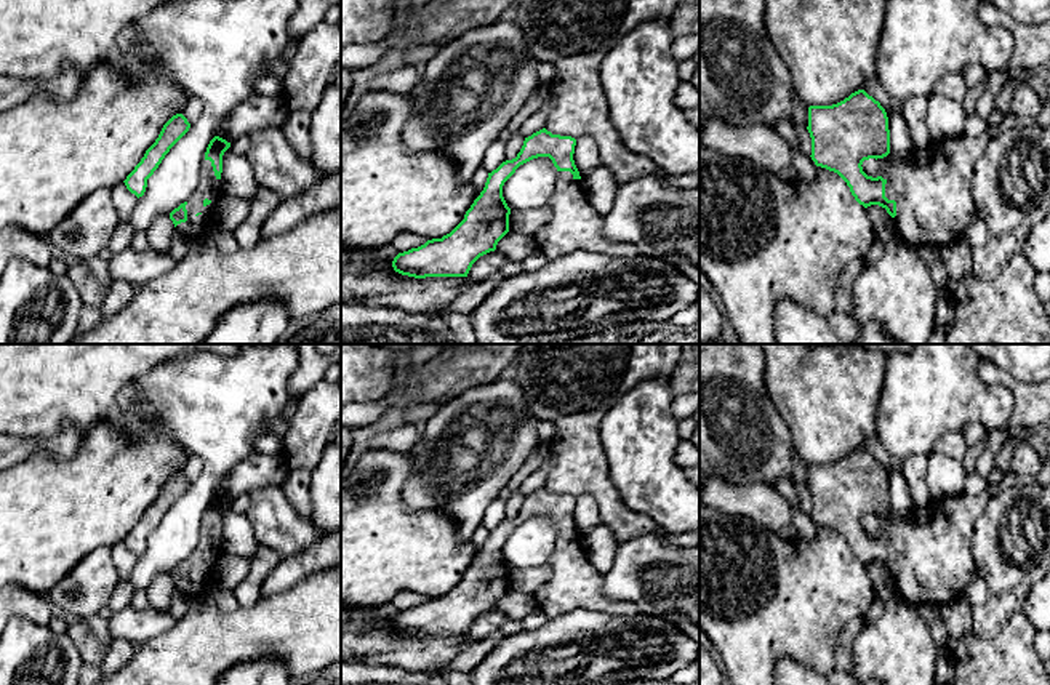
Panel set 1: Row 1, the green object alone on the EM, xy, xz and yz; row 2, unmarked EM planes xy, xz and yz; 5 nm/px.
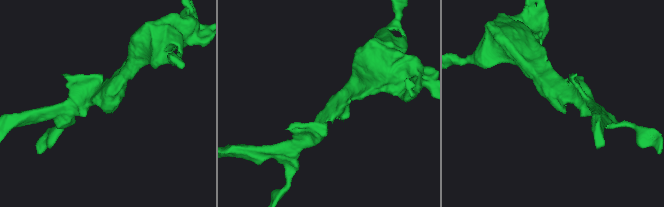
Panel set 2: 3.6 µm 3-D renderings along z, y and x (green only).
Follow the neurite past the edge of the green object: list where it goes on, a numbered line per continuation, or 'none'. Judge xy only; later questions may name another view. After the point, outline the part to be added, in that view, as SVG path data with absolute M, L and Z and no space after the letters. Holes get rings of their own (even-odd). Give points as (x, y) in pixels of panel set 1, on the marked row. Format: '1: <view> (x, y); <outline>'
1: xy (210, 188); M210 160L203 162L200 181L195 194L187 200L187 221L174 227L174 230L189 240L205 235L208 219L214 211L214 205L222 195L222 182L214 176Z

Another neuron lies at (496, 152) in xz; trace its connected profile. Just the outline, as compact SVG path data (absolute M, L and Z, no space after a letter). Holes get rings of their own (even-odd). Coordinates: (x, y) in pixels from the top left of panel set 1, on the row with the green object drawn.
M496 139L495 142L490 144L488 152L483 155L482 168L485 168L487 173L491 173L503 162L506 162L506 142Z

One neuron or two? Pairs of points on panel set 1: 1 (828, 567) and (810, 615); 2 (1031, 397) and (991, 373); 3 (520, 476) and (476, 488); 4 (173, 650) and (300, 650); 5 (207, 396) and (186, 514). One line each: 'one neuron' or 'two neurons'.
1: one neuron
2: one neuron
3: two neurons
4: one neuron
5: one neuron

